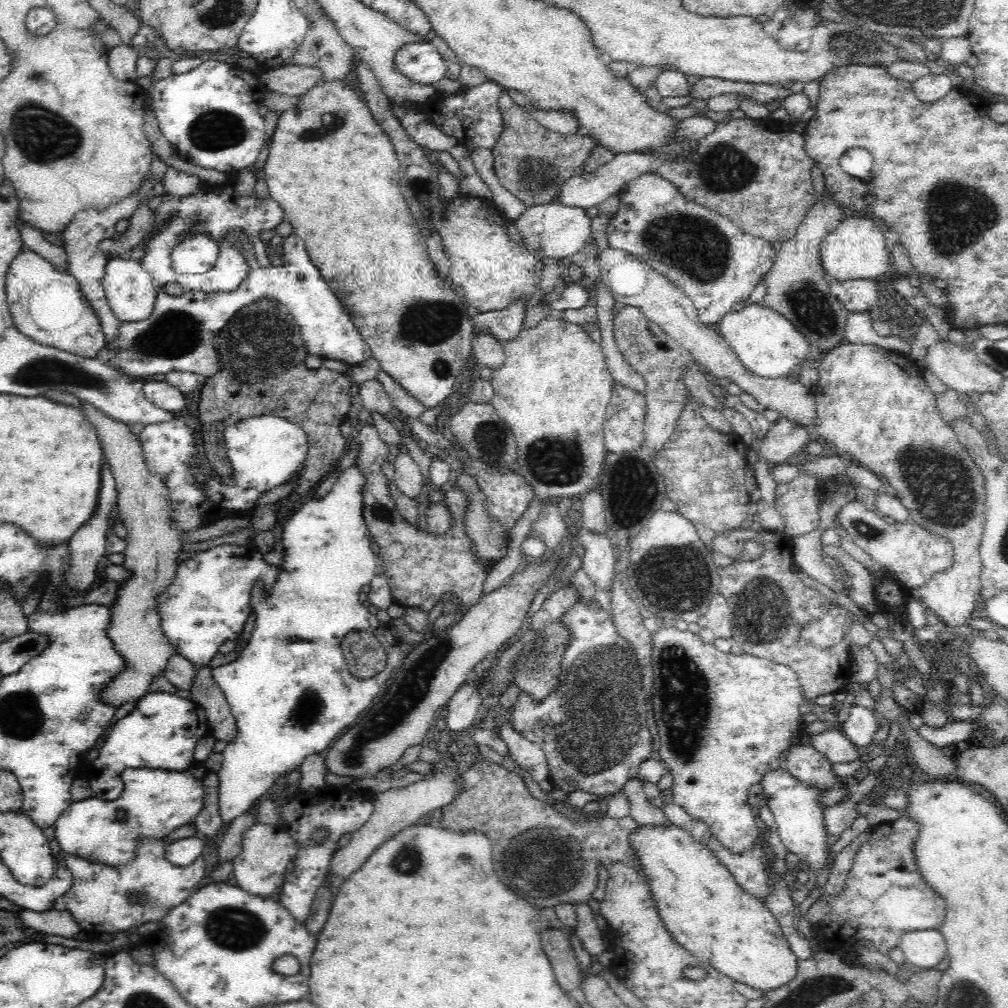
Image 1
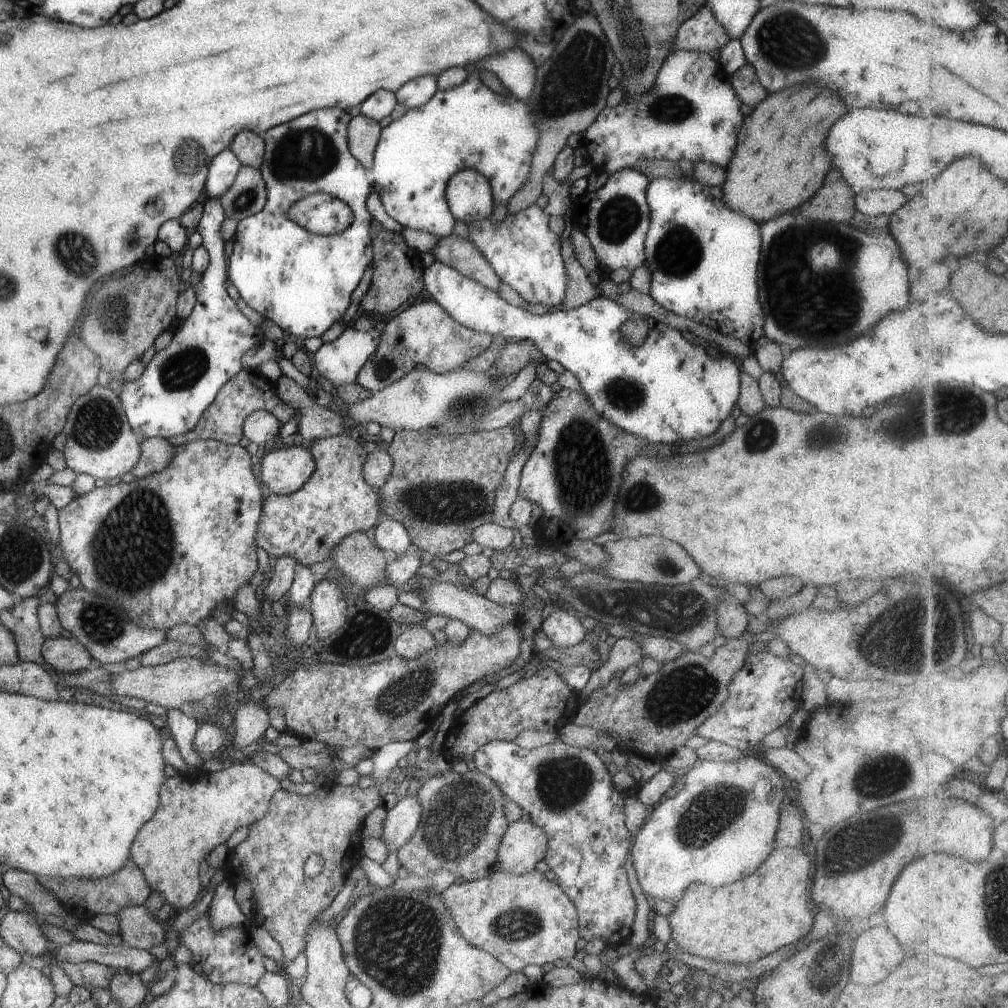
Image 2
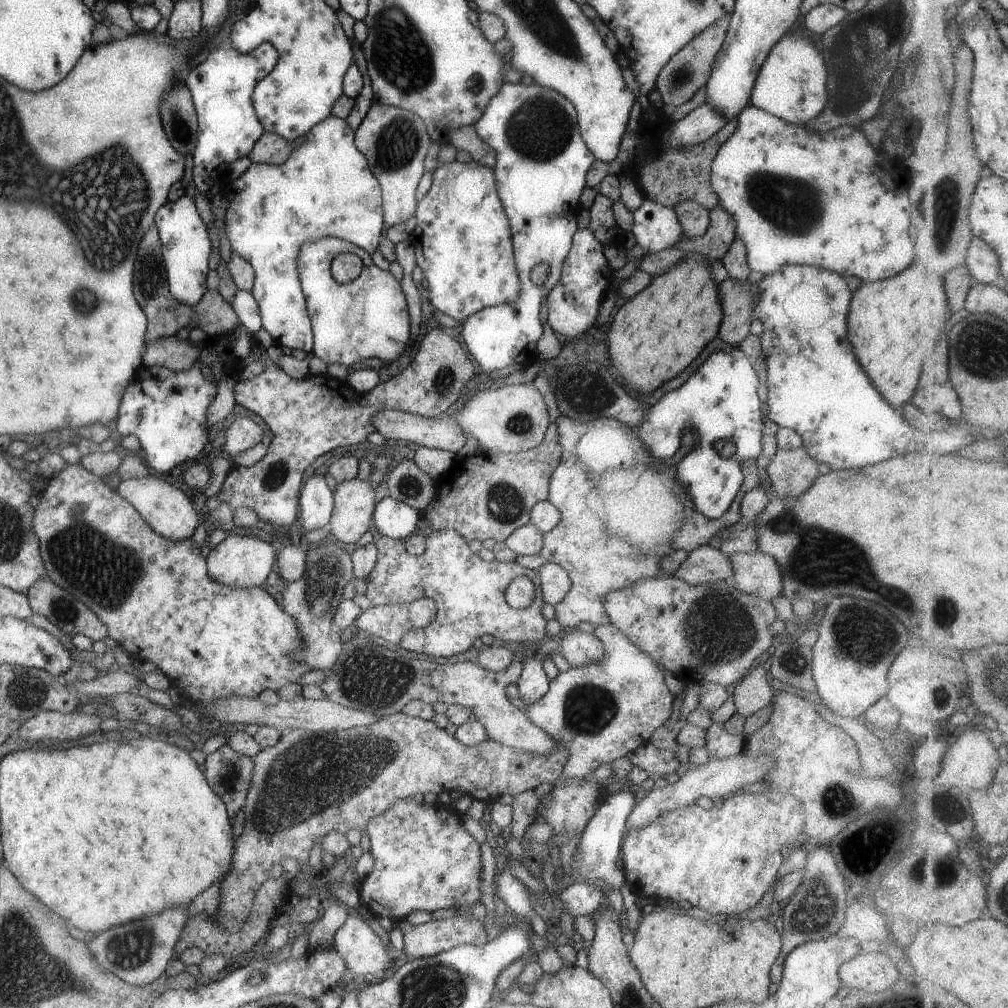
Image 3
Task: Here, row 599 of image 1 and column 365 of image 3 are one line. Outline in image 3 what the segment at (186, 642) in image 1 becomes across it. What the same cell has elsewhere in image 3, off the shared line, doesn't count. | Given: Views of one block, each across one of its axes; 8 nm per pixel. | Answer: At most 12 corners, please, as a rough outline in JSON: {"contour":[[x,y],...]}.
{"contour":[[329,114],[224,194],[276,345],[312,352],[305,240],[371,255],[382,194]]}

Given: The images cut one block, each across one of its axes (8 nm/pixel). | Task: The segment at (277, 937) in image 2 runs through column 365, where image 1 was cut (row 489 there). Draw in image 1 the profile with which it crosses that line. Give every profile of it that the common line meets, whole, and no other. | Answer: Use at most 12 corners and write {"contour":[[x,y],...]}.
{"contour":[[798,476],[775,503],[793,539],[819,525],[818,480]]}

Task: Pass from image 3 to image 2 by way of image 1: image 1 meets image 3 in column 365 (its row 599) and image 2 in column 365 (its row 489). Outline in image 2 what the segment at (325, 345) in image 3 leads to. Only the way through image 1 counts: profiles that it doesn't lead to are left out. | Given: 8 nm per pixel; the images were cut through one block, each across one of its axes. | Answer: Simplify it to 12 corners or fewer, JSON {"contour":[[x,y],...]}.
{"contour":[[349,323],[311,354],[333,388],[351,384],[380,334]]}

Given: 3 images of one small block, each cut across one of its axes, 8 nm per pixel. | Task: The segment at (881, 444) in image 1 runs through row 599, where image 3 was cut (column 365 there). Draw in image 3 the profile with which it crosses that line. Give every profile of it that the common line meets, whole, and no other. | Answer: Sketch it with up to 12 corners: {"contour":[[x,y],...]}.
{"contour":[[350,910],[332,946],[351,980],[391,964],[366,916]]}

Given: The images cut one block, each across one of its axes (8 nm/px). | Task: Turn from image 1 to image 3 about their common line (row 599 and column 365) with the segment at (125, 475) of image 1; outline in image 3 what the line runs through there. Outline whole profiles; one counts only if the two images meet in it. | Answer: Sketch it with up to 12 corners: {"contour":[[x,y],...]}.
{"contour":[[371,102],[354,130],[380,186],[382,222],[415,214],[430,136],[421,118]]}

